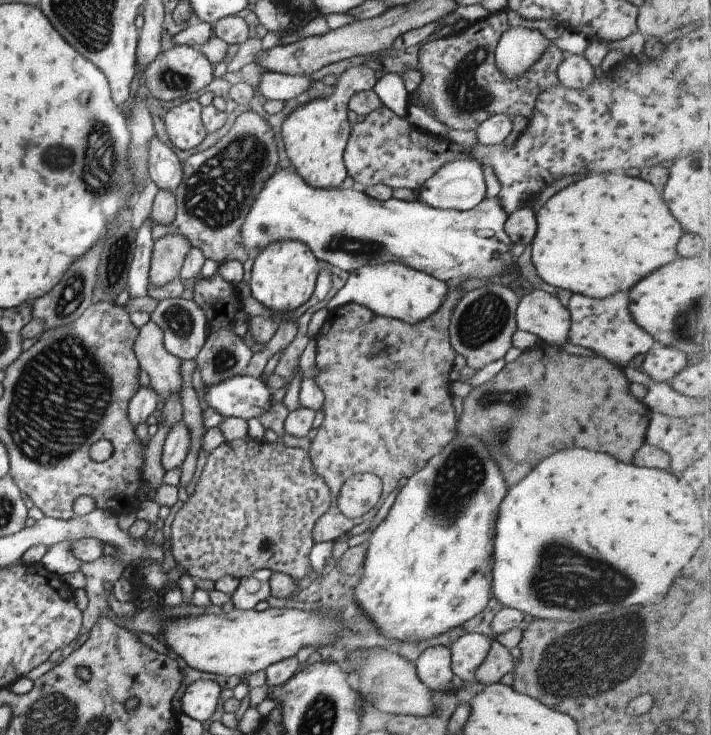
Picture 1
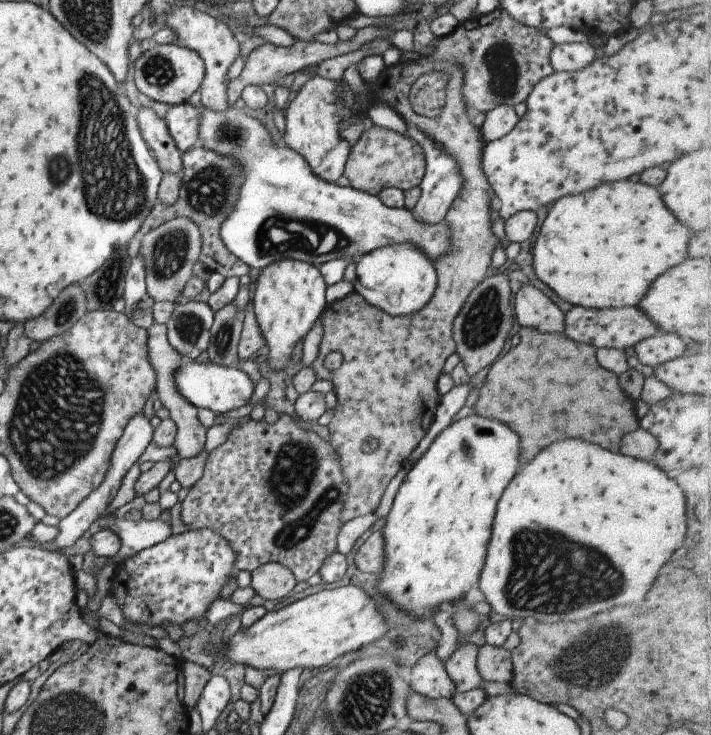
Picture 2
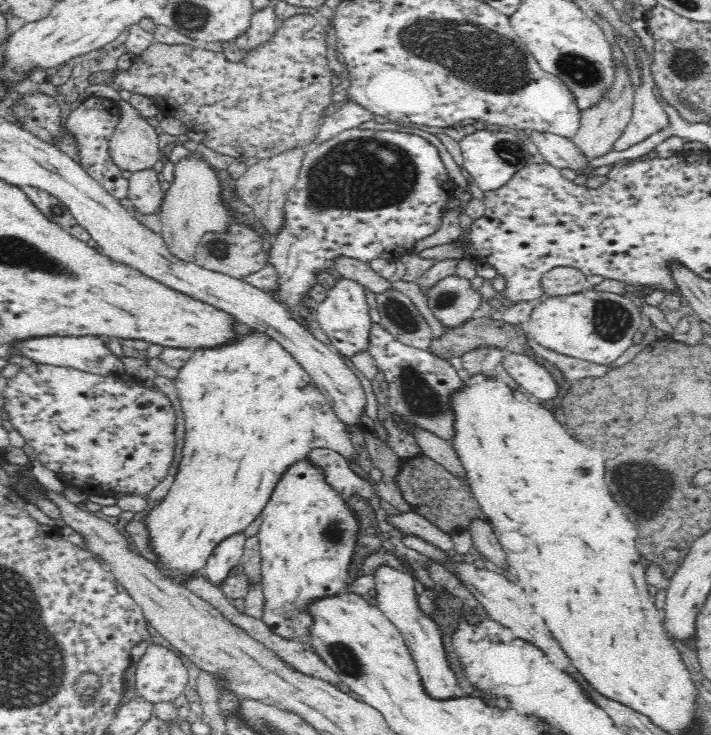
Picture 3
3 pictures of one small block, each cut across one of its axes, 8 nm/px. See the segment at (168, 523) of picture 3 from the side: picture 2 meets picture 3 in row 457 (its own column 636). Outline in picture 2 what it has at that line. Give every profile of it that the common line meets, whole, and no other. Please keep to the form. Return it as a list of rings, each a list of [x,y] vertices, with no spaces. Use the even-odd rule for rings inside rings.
[[[631,180],[601,184],[579,196],[565,196],[551,204],[532,245],[533,273],[567,307],[591,311],[637,307],[657,276],[685,260],[689,236],[689,230],[663,206],[655,188]],[[658,329],[653,337],[640,339],[633,346],[634,356],[642,365],[655,367],[660,363],[682,356],[690,347],[677,334]]]

